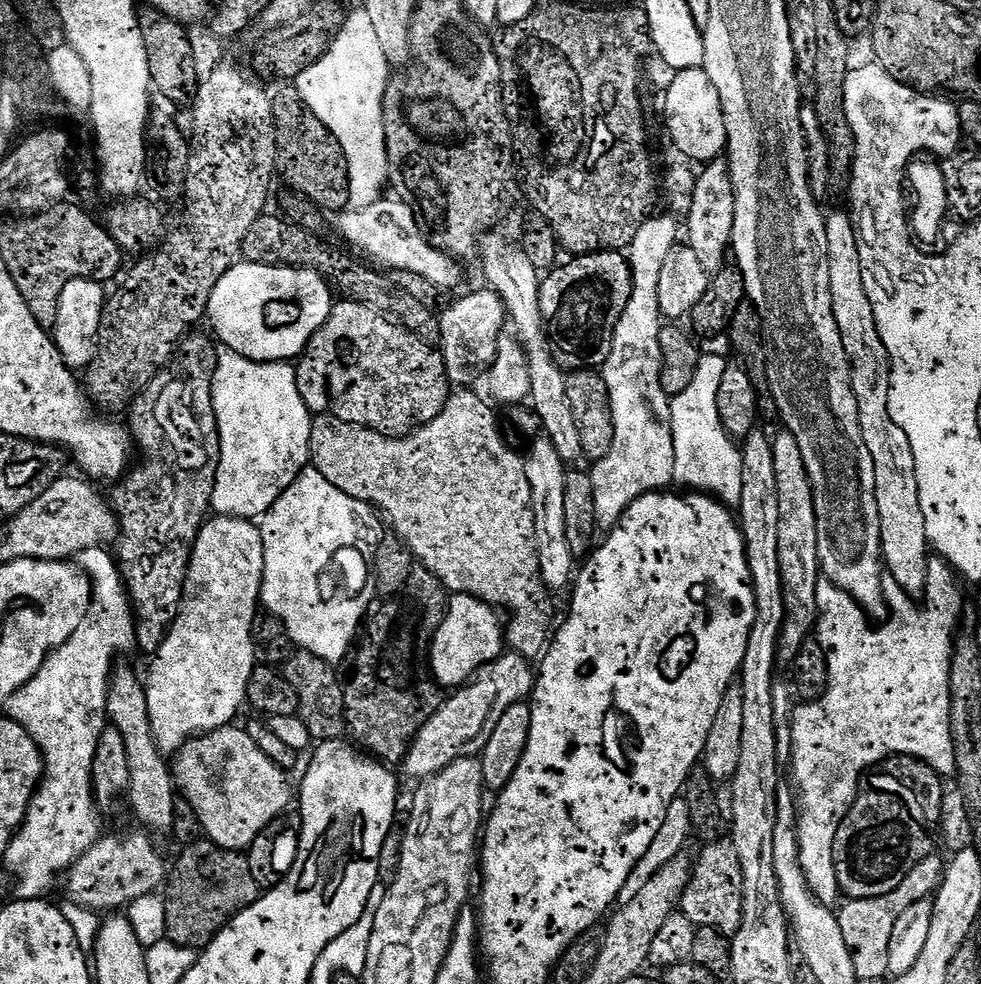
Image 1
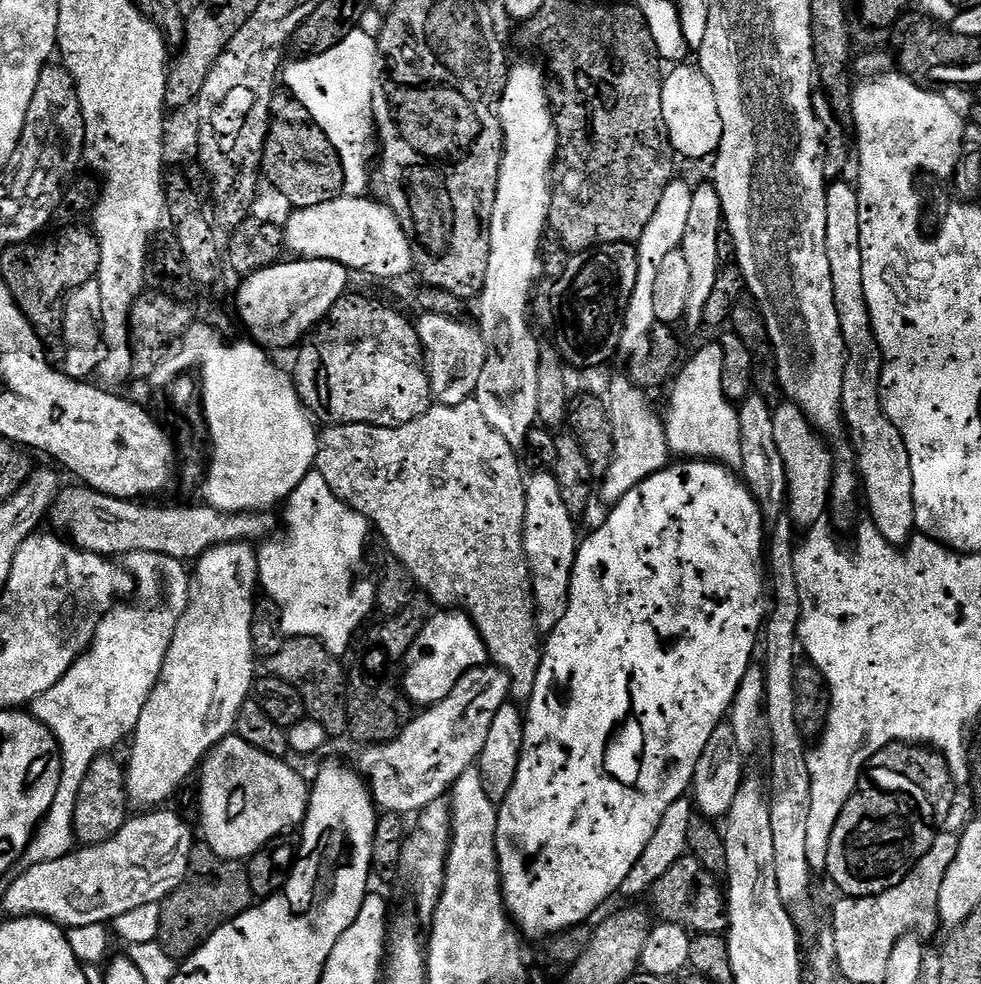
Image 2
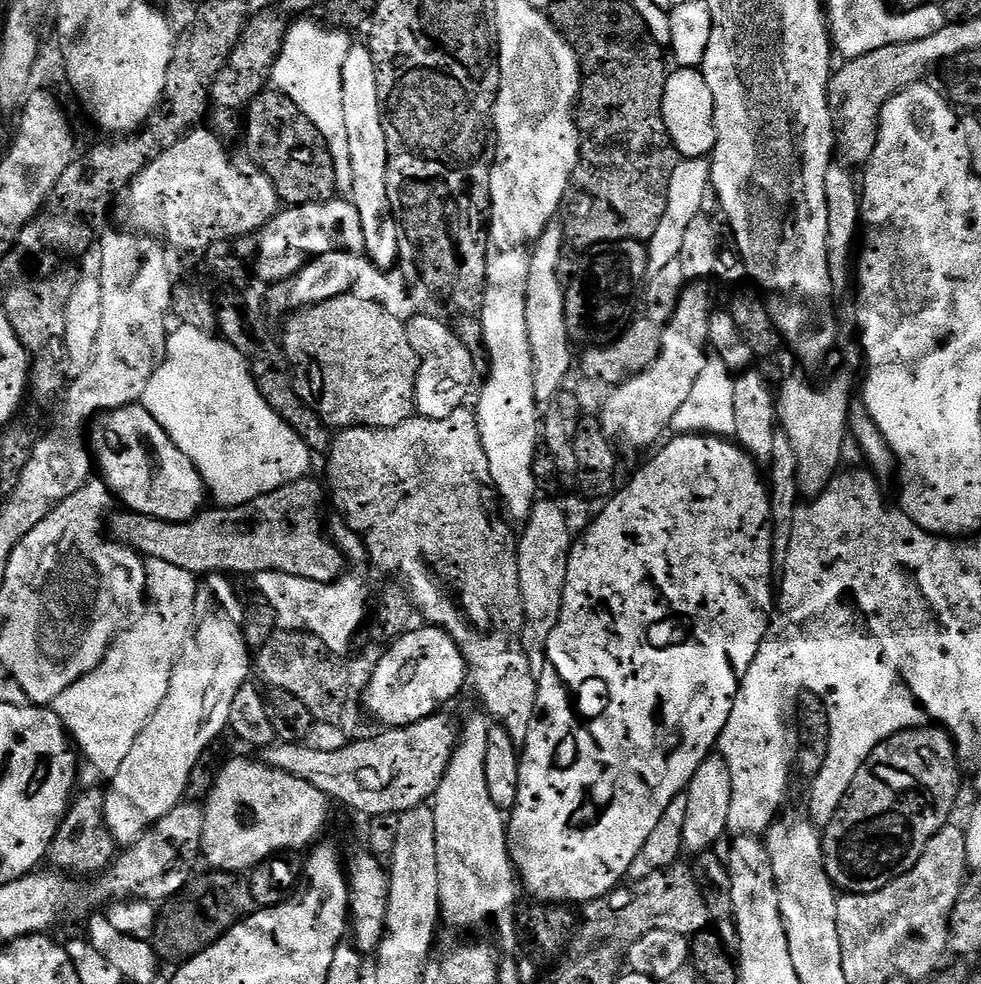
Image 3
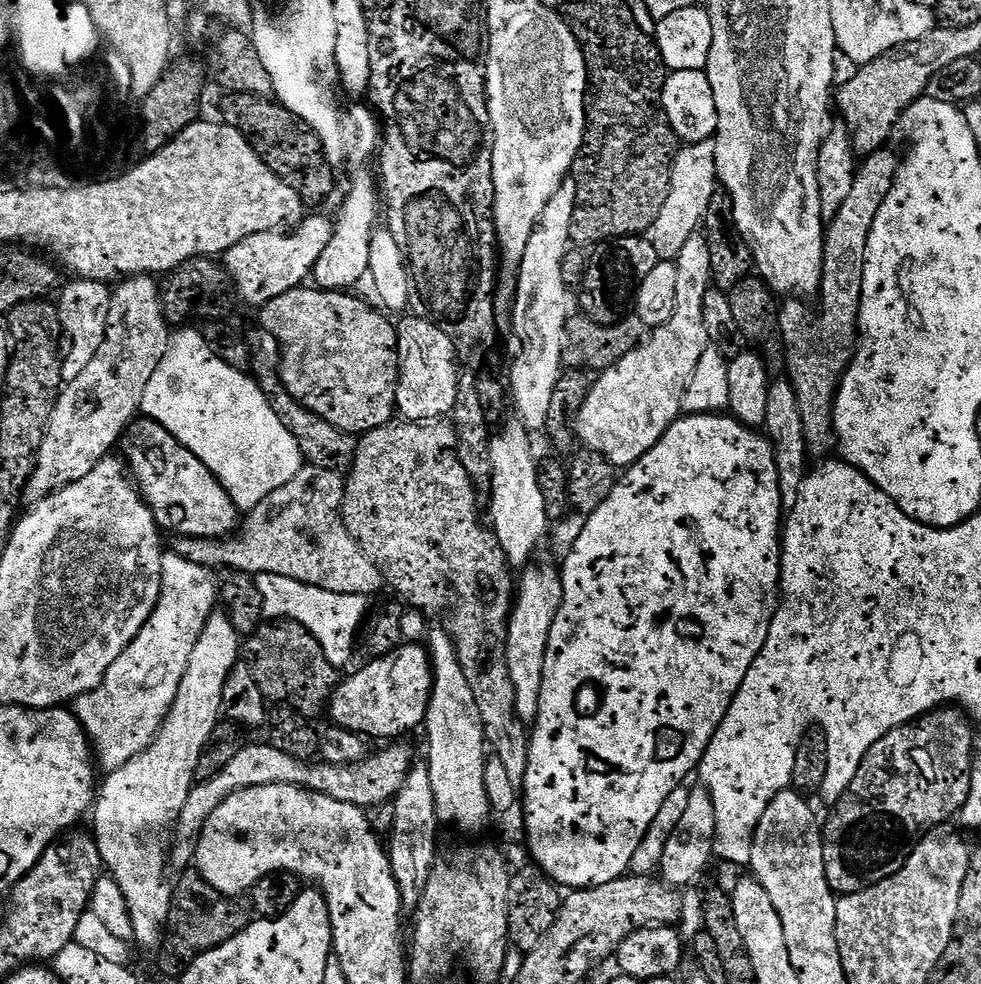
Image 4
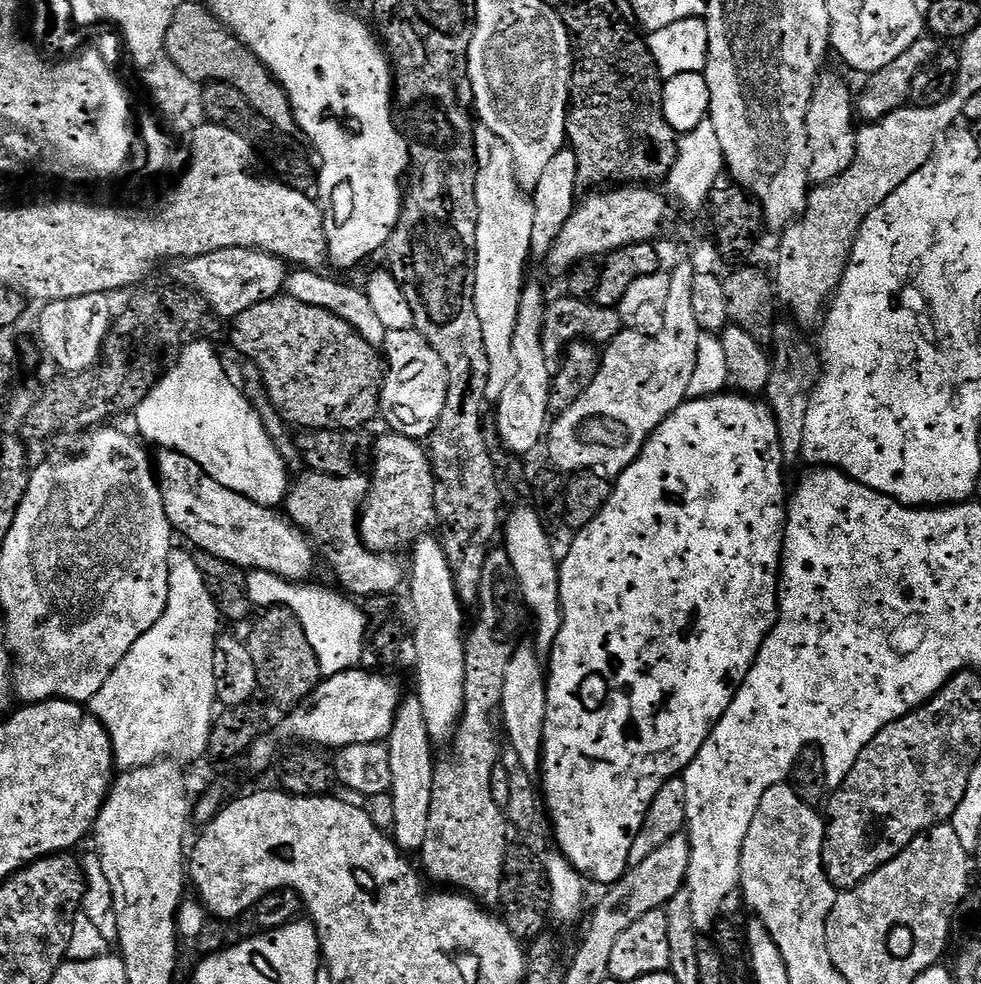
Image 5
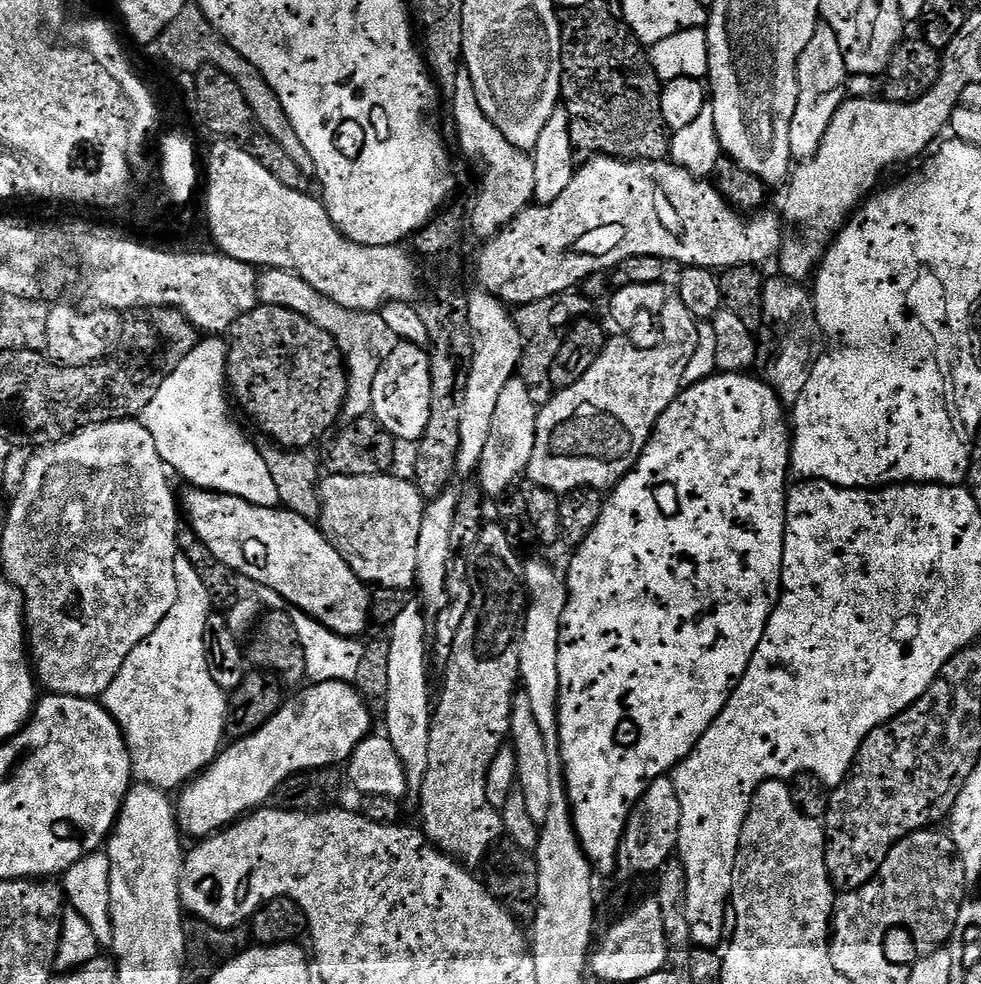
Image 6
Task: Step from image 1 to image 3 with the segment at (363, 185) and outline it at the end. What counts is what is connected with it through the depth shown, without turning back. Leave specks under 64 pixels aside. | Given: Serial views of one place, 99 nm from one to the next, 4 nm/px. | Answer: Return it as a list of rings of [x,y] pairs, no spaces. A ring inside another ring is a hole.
[[[300,18],[297,19],[300,20],[297,24],[289,23],[287,25],[284,33],[284,45],[280,47],[280,54],[276,57],[276,64],[272,68],[270,80],[275,91],[289,96],[298,106],[298,110],[302,110],[302,114],[306,114],[306,118],[310,118],[310,122],[314,122],[314,126],[318,126],[326,146],[334,158],[337,193],[348,194],[352,190],[354,173],[350,167],[350,137],[346,134],[346,110],[342,100],[342,86],[343,63],[346,62],[347,55],[350,54],[354,40],[348,37],[351,35],[347,31],[333,30],[331,27],[323,28],[322,25],[315,24],[314,21],[308,19],[312,18]]]

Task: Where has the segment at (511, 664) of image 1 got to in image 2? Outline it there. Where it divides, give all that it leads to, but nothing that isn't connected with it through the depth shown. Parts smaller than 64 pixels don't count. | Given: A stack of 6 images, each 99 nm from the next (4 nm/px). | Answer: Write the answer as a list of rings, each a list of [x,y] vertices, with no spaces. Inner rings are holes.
[[[495,666],[472,668],[456,683],[454,690],[450,690],[450,694],[446,698],[442,698],[442,702],[425,707],[423,711],[421,711],[424,712],[421,716],[420,713],[413,715],[408,725],[400,731],[400,735],[395,736],[395,738],[388,741],[386,744],[373,744],[365,747],[363,751],[361,751],[364,753],[360,756],[358,771],[360,775],[364,777],[368,785],[368,790],[372,793],[373,800],[376,801],[377,809],[383,810],[384,812],[398,812],[401,814],[409,814],[408,812],[412,812],[411,814],[419,814],[424,811],[426,806],[437,803],[437,801],[443,797],[440,795],[442,795],[443,792],[445,795],[445,793],[449,791],[450,786],[455,784],[456,779],[463,774],[467,768],[473,767],[473,765],[479,761],[480,755],[482,754],[482,746],[486,746],[486,737],[490,734],[490,726],[494,723],[494,714],[504,704],[509,703],[511,690],[512,680],[500,668]]]

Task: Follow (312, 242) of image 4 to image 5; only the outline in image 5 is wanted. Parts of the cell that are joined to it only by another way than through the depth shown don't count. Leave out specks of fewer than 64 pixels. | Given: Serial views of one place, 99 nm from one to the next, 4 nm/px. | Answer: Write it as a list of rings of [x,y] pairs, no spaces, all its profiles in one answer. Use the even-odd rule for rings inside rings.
[[[254,248],[214,250],[210,254],[183,261],[182,267],[185,278],[189,280],[185,281],[204,297],[212,311],[221,318],[235,318],[258,302],[281,295],[289,273],[285,261],[271,256],[269,252],[257,252]]]

